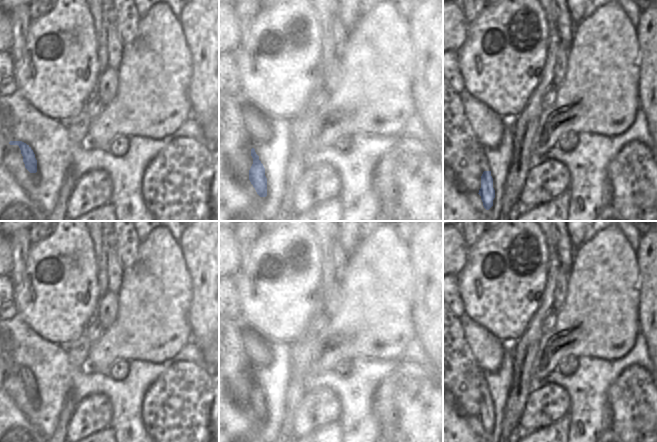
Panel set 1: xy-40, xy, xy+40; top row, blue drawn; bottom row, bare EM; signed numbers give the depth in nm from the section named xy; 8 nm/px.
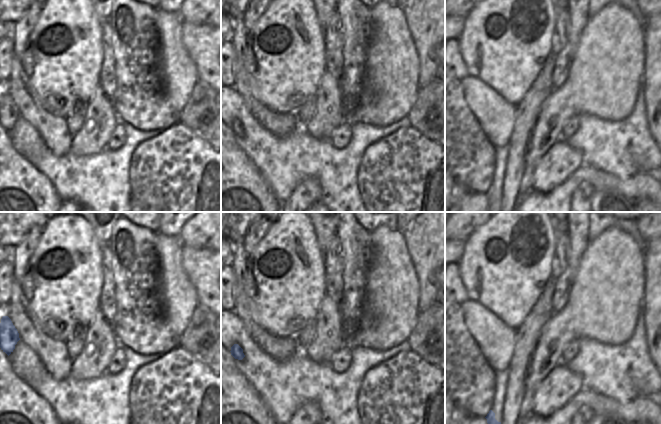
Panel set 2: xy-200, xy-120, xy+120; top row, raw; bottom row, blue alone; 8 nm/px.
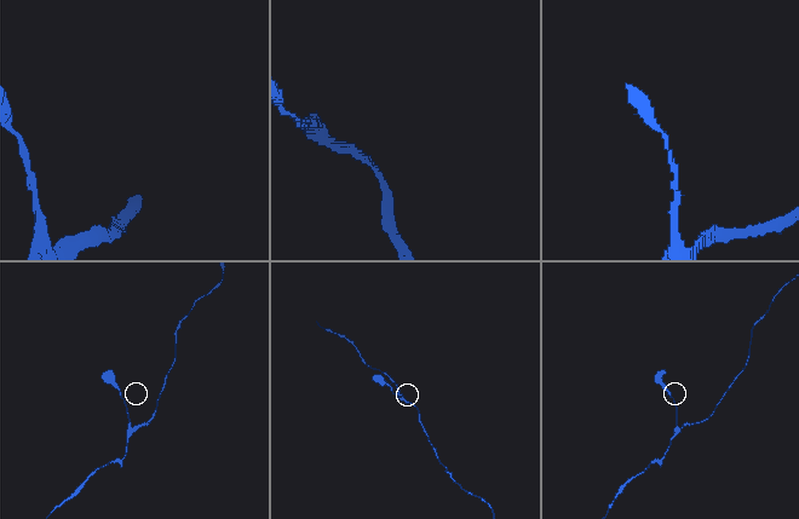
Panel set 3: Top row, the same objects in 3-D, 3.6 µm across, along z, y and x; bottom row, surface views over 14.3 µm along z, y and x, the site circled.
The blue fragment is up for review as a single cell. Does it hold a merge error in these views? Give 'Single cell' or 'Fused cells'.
Single cell.

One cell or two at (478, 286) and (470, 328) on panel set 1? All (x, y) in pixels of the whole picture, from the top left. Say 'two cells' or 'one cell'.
two cells

